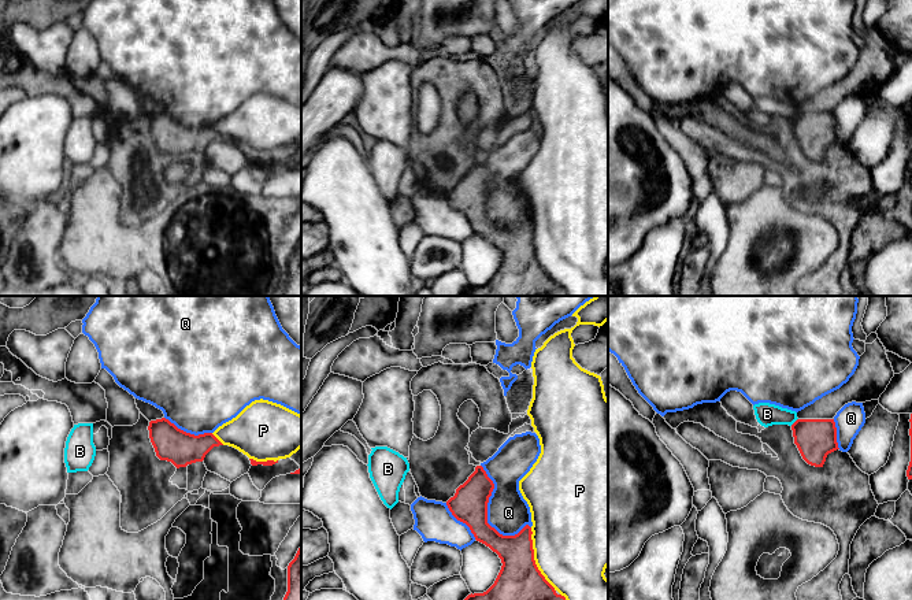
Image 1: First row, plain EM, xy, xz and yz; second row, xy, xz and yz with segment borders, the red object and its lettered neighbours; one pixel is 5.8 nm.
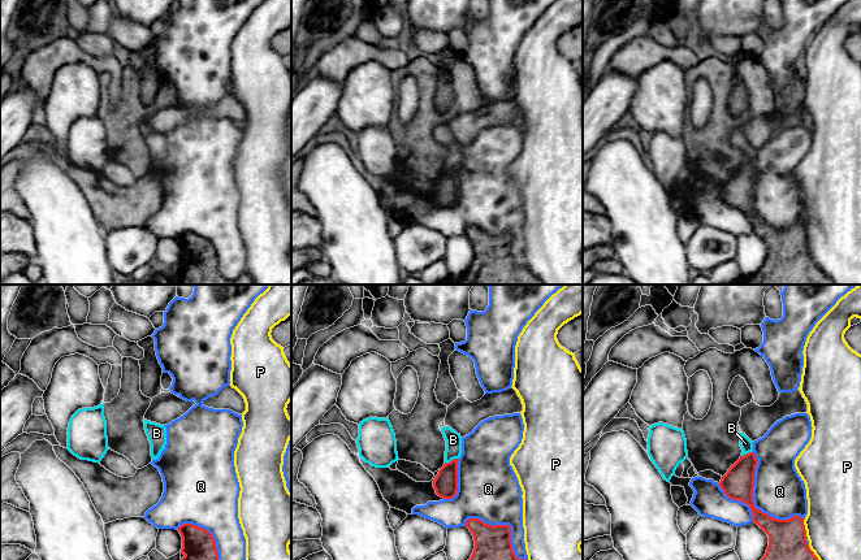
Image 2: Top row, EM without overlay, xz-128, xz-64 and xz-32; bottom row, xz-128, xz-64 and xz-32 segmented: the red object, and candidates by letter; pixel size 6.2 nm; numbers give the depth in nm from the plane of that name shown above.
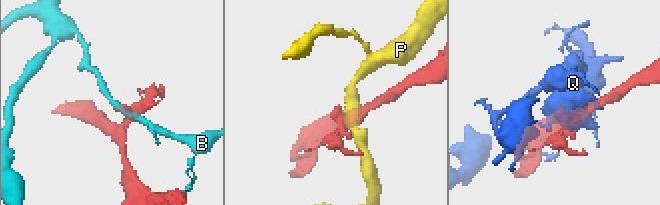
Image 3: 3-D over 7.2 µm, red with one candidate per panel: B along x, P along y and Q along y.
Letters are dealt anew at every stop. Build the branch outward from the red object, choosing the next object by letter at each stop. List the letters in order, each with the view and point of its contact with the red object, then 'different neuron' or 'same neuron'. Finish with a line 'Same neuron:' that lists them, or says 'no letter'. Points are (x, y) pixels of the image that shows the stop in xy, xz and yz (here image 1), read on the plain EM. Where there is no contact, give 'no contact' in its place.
B: yz (794, 115) | different neuron
P: xz (533, 252) | different neuron
Q: xz (486, 208) | different neuron
Same neuron: no letter

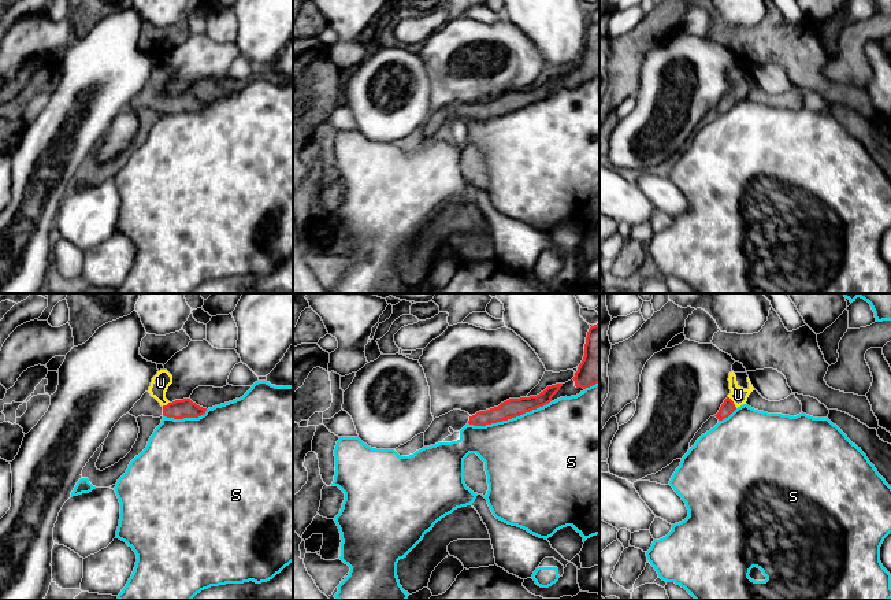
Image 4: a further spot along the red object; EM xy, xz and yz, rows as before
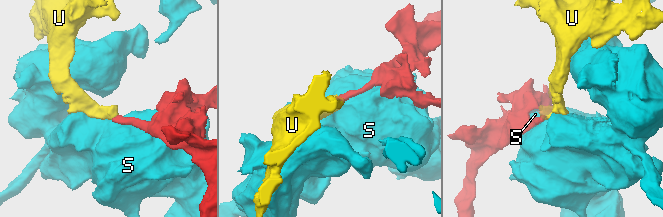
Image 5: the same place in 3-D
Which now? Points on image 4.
S: xz (509, 111) | different neuron
U: yz (732, 95) | same neuron
Same neuron: U

